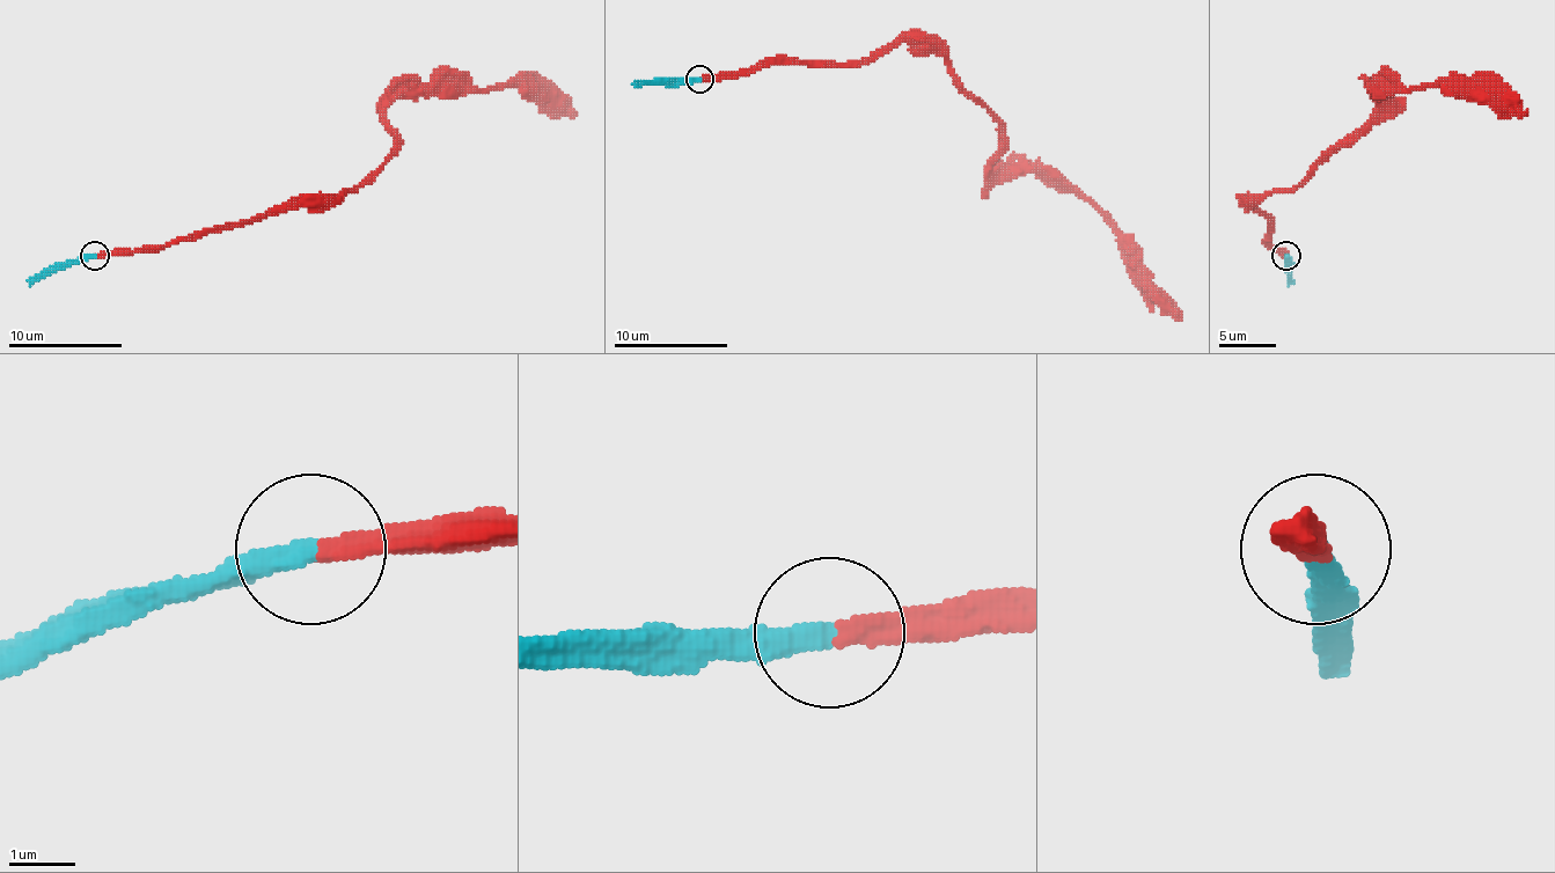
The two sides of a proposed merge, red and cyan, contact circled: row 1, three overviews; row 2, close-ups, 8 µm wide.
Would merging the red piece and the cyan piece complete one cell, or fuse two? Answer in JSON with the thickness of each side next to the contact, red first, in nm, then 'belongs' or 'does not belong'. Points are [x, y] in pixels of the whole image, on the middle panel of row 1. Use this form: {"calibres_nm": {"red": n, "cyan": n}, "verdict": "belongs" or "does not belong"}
{"calibres_nm": {"red": 360, "cyan": 360}, "verdict": "belongs"}

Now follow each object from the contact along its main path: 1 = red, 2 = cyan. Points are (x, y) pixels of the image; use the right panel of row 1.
1: (1285, 255), (1248, 203), (1291, 192), (1371, 118), (1376, 95), (1498, 87), (1527, 112)
2: (1285, 255), (1291, 280)

